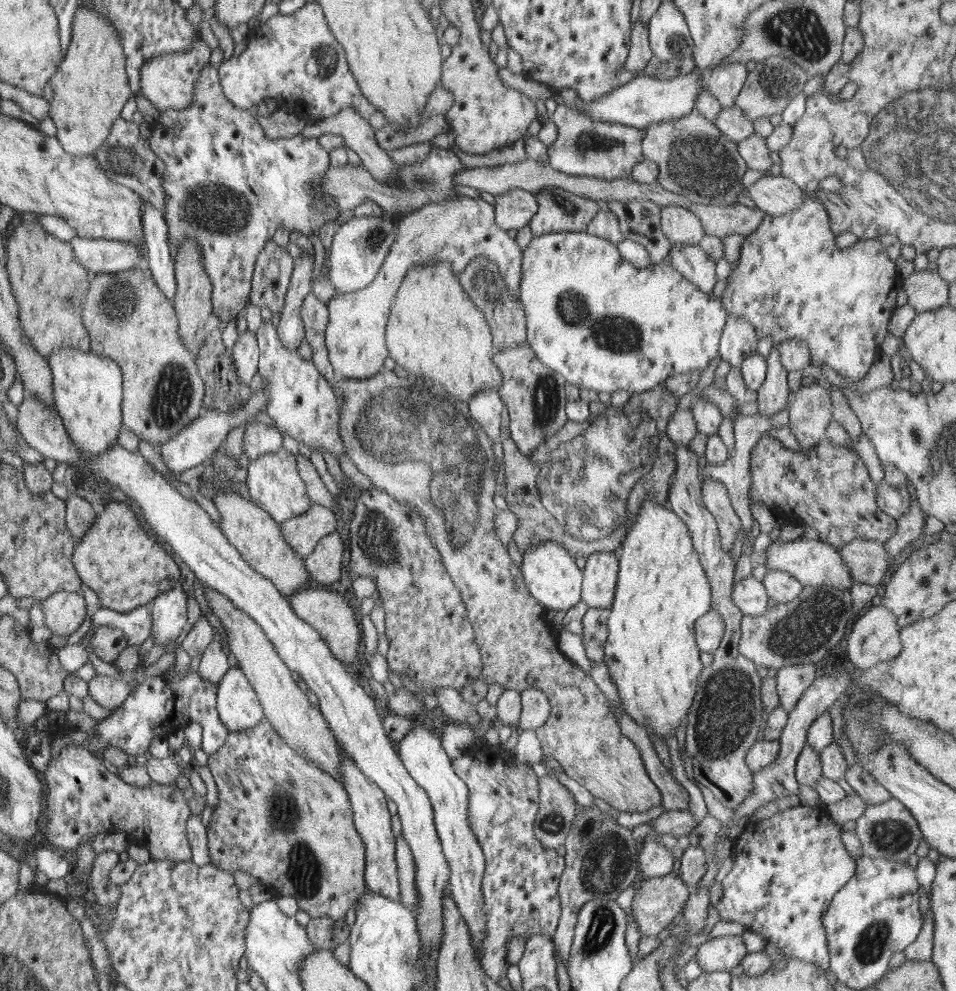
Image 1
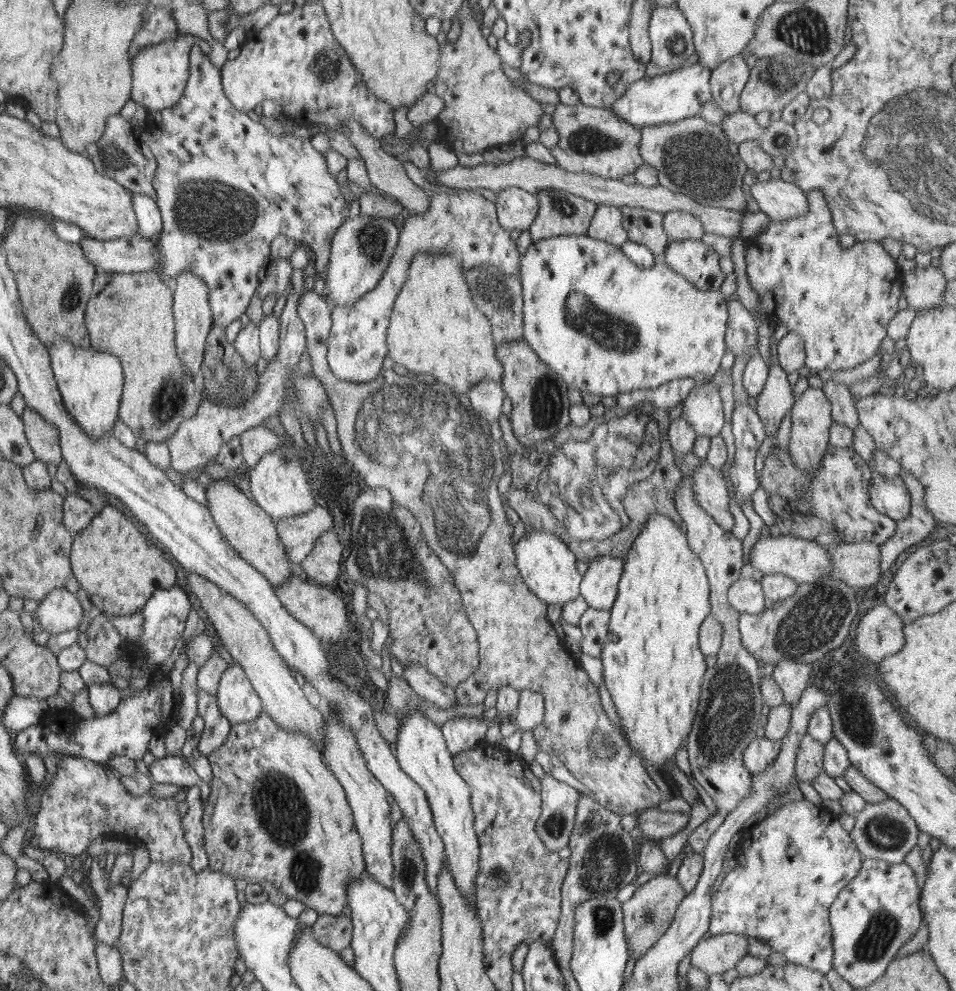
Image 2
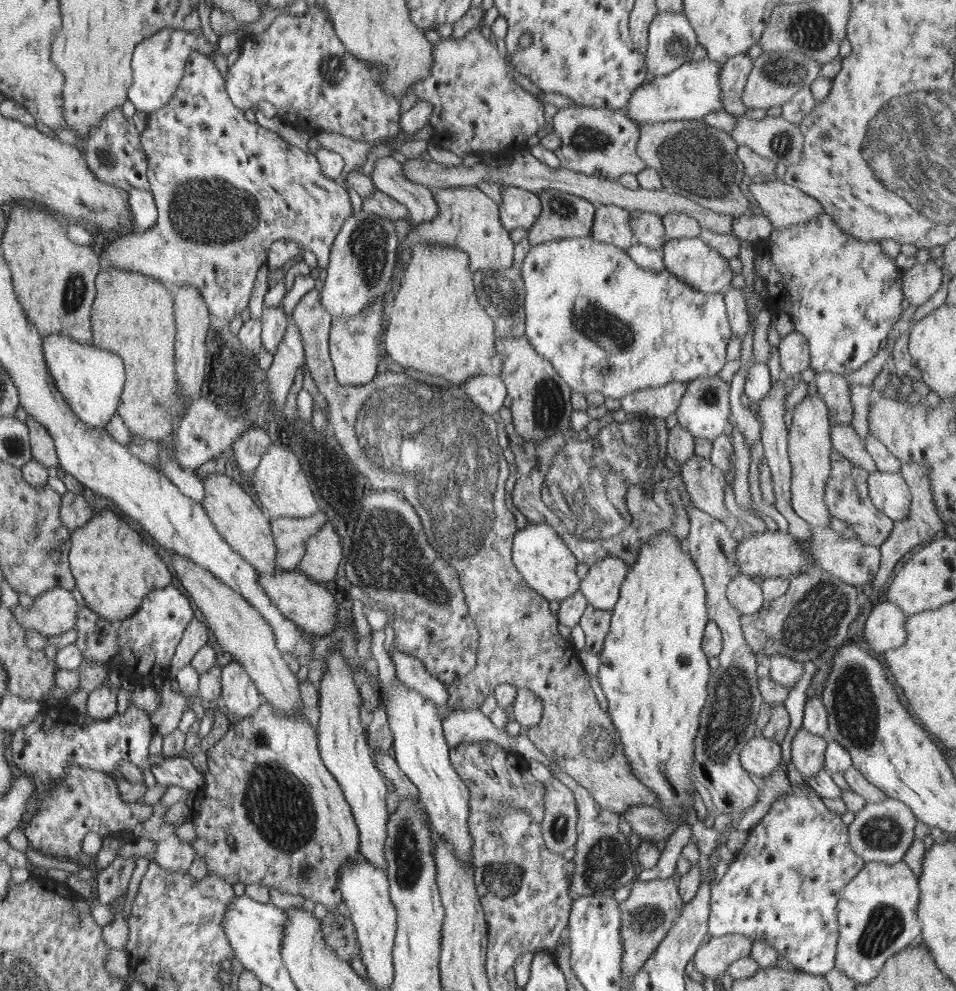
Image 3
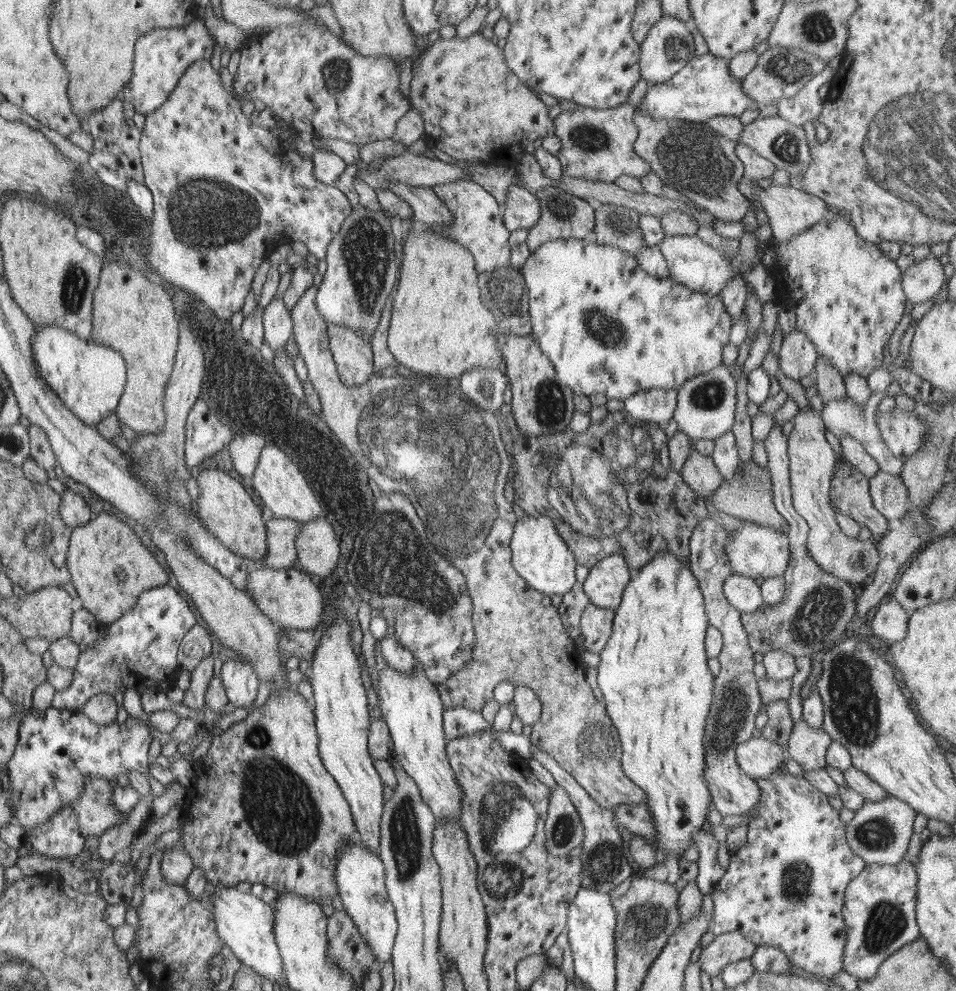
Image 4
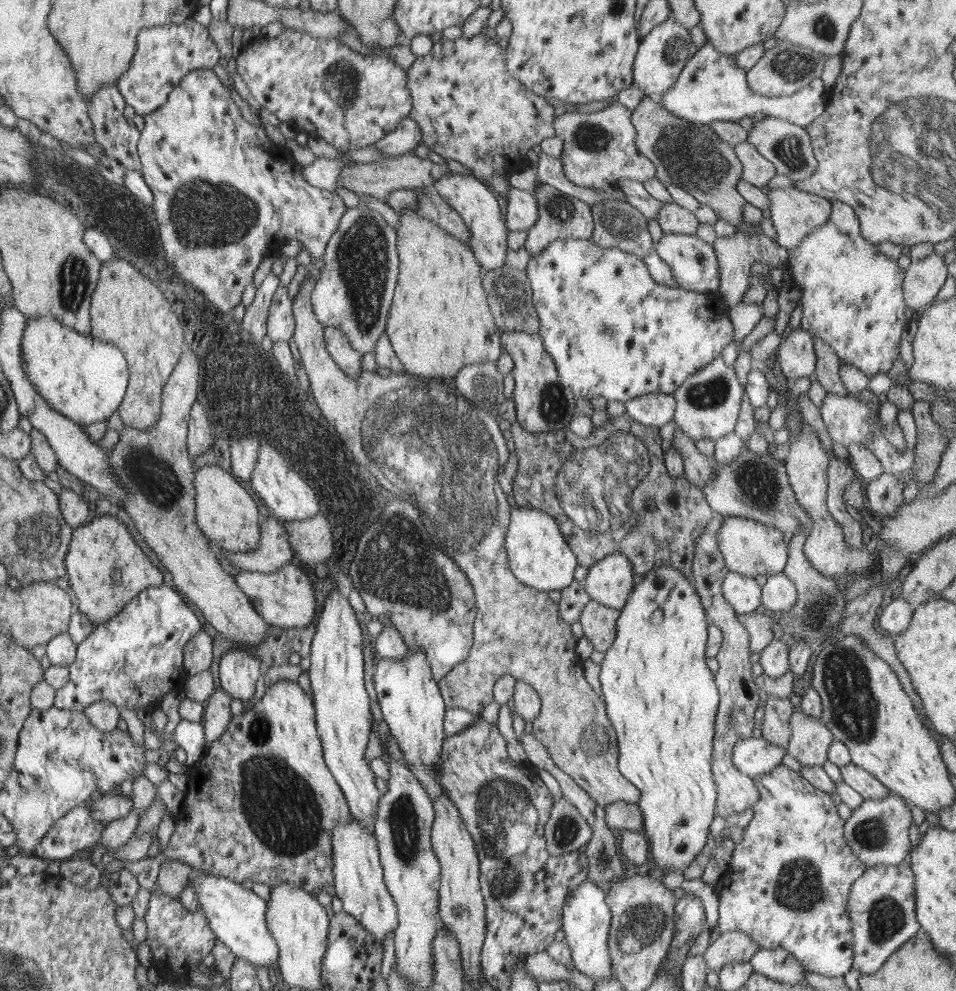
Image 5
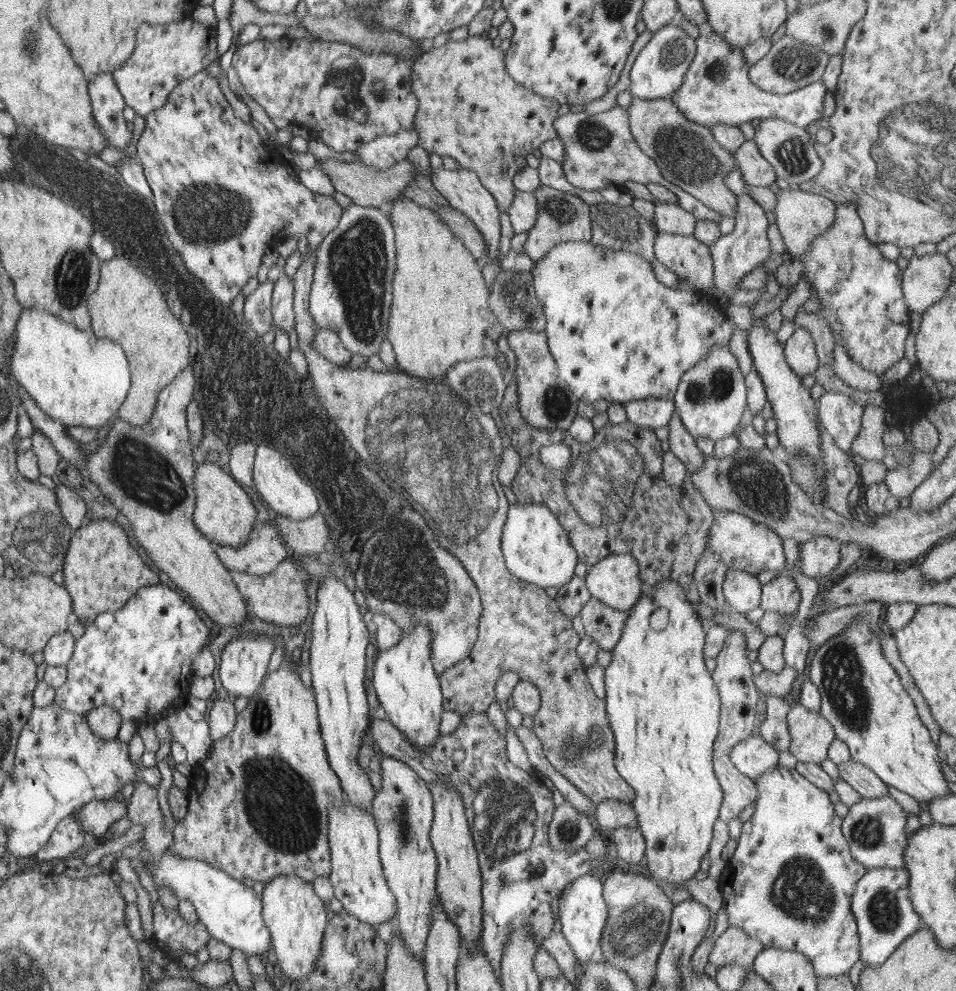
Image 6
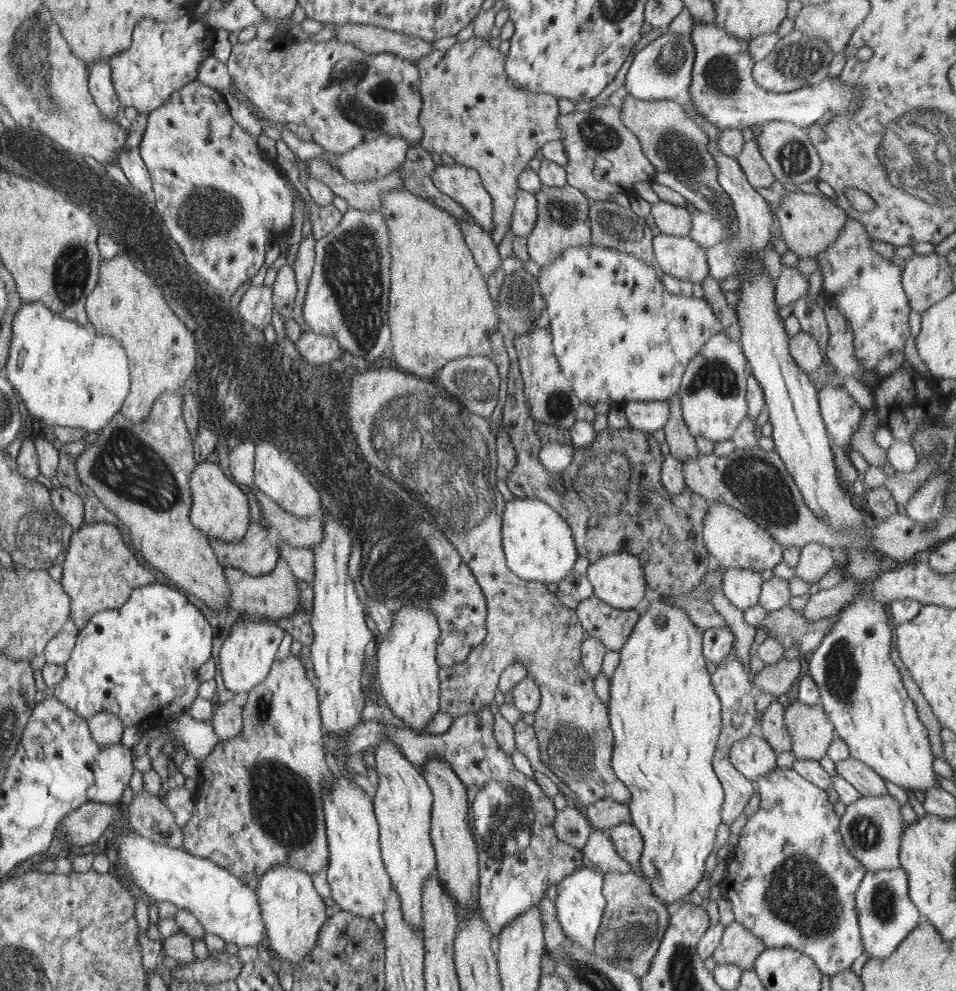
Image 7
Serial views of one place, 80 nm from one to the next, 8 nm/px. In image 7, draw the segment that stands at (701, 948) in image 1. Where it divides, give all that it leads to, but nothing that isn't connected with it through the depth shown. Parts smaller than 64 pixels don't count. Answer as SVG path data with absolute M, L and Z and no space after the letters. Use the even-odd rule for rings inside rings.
M732 921L724 926L722 937L714 948L711 958L717 966L733 965L743 972L752 969L755 958L764 948L760 938L739 922Z

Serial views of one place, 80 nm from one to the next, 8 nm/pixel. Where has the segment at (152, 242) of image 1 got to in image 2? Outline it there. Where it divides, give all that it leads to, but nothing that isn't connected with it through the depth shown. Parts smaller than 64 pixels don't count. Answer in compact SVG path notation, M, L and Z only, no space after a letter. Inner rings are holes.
M132 193L131 204L136 216L137 234L143 238L156 239L161 230L160 212L156 202L146 194Z

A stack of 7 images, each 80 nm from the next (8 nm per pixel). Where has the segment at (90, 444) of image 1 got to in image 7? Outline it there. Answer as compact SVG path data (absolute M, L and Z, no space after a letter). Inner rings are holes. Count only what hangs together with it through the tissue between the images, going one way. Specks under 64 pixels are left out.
M39 301L21 302L10 329L5 376L33 418L45 427L67 426L93 432L99 431L117 416L130 388L129 359L117 339L99 335L89 324L80 325L64 319Z

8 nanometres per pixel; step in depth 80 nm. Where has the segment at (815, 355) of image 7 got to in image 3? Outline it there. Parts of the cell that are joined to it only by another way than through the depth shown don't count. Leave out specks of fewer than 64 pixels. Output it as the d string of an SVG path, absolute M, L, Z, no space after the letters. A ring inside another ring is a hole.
M792 330L780 339L777 348L783 377L789 379L793 374L810 373L809 345L801 333Z

